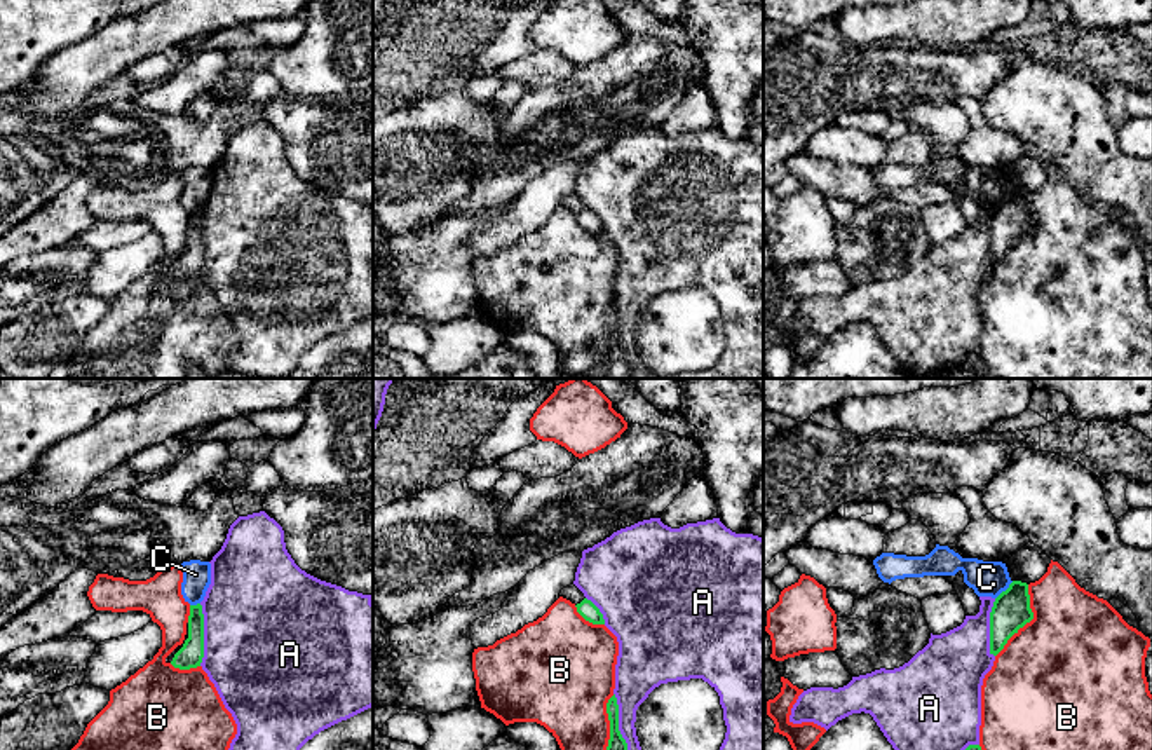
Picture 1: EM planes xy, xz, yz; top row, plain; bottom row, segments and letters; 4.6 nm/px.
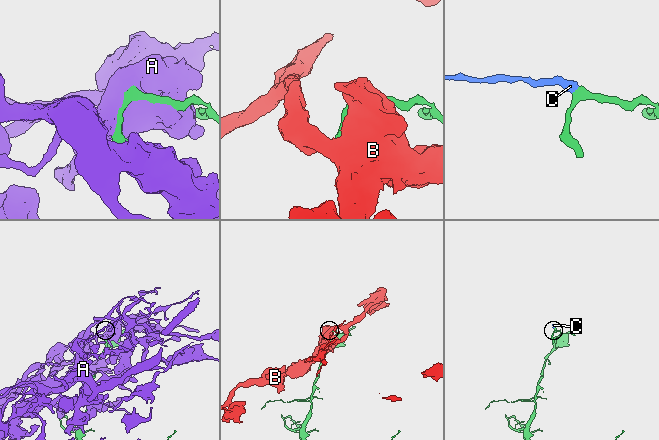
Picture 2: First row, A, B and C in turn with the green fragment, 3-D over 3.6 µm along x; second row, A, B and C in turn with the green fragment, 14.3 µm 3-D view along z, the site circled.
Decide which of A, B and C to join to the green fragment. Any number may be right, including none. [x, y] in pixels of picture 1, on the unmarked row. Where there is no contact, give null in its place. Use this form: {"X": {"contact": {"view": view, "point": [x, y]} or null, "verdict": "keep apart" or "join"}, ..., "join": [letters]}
{"A": {"contact": {"view": "xz", "point": [619, 340]}, "verdict": "keep apart"}, "B": {"contact": {"view": "yz", "point": [1029, 231]}, "verdict": "keep apart"}, "C": {"contact": {"view": "yz", "point": [1006, 199]}, "verdict": "keep apart"}, "join": []}

